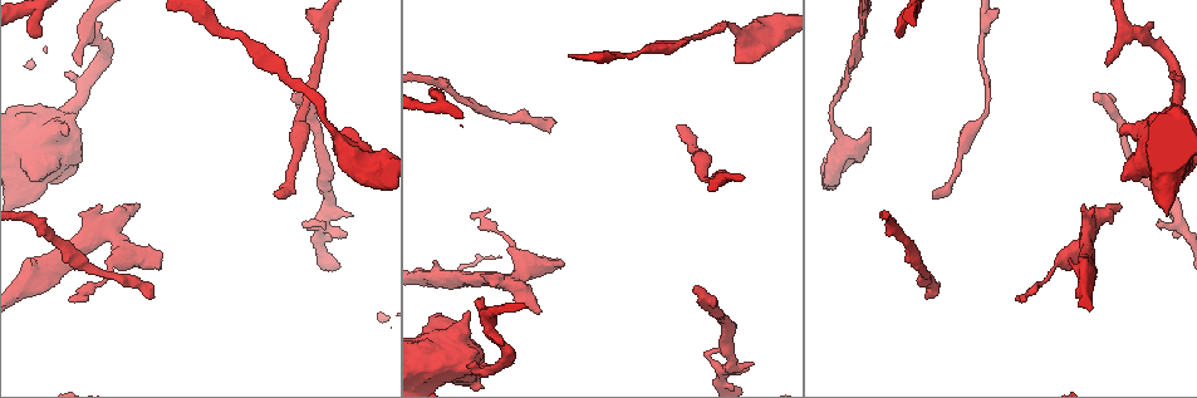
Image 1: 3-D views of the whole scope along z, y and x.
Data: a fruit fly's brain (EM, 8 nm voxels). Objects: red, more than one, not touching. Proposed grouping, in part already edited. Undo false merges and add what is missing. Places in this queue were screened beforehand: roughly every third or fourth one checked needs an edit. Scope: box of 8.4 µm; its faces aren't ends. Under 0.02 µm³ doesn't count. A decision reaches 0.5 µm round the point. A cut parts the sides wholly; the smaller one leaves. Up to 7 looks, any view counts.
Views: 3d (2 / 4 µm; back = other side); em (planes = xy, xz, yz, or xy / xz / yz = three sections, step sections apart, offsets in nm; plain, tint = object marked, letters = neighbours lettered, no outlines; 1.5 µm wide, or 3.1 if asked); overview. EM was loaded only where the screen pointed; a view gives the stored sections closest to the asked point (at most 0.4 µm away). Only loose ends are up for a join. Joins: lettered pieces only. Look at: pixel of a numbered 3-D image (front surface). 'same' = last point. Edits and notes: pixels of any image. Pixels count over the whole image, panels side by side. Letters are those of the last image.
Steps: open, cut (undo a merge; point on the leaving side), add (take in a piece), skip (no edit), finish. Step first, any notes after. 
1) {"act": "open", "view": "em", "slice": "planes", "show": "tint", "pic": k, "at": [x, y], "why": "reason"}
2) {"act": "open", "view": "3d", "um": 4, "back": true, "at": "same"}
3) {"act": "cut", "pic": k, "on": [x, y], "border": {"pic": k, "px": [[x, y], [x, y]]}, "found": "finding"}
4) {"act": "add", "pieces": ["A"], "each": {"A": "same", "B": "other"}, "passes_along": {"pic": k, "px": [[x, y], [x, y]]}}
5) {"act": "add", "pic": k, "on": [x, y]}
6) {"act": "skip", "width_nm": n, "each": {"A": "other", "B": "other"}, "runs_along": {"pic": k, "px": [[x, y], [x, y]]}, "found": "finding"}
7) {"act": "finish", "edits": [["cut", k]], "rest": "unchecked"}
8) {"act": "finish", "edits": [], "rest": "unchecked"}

{"act": "open", "view": "3d", "um": 4, "pic": 1, "at": [871, 128], "why": "branch stops here"}

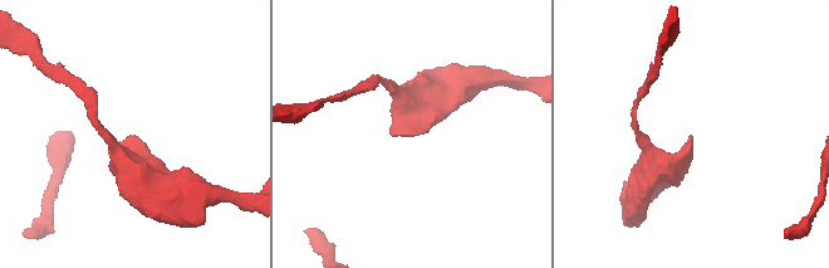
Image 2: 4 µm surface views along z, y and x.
{"act": "open", "view": "em", "slice": "planes", "show": "letters", "pic": 2, "at": [690, 136]}

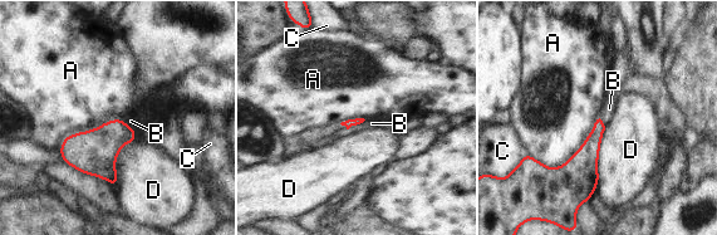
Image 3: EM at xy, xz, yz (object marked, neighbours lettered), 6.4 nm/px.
{"act": "skip", "longest_contact_nm": ["A", 550], "each": {"A": "other", "B": "other", "C": "other", "D": "other"}, "border": {"pic": 3, "px": [[599, 117], [559, 166], [524, 153]]}, "found": "none of them fits"}

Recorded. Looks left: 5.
{"act": "open", "view": "3d", "um": 2, "pic": 1, "at": [1096, 93], "why": "free end"}

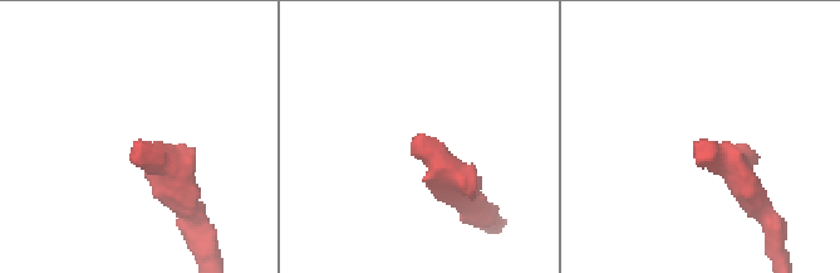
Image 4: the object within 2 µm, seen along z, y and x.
{"act": "open", "view": "em", "slice": "xz", "step": 8, "show": "letters", "pic": 4, "at": [695, 141], "why": "need the tissue"}

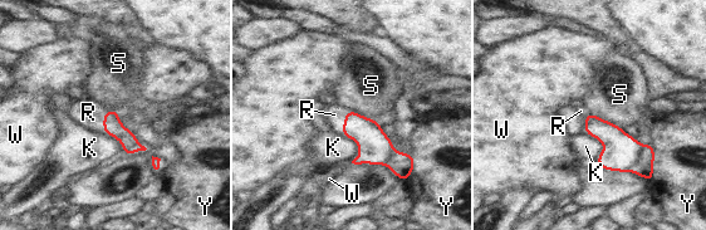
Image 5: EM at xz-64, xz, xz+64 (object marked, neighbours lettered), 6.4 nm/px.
{"act": "open", "view": "em", "slice": "planes", "show": "letters", "at": "same"}

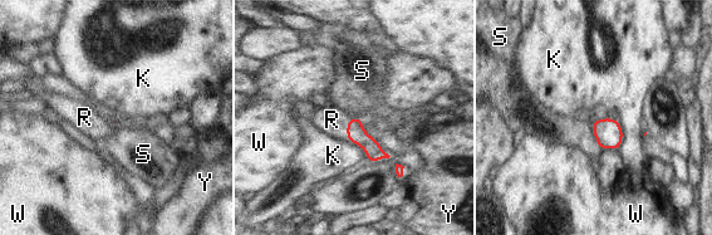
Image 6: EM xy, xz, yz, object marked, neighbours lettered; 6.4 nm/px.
{"act": "add", "pieces": ["R"], "each": {"K": "other", "R": "same", "S": "other", "W": "other", "Y": "other"}, "passes_along": {"pic": 6, "px": [[356, 133], [347, 127], [332, 120]]}, "found": "the neuron continues"}

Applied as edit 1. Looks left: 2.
{"act": "open", "view": "em", "slice": "planes", "show": "letters", "pic": 1, "at": [558, 265], "why": "branch stops here"}

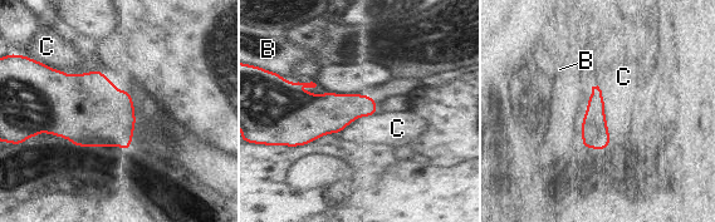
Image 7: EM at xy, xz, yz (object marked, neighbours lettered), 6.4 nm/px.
{"act": "skip", "width_nm": 170, "each": {"B": "other", "C": "other"}, "border": {"pic": 7, "px": [[45, 64], [70, 74], [96, 68]]}, "found": "no lettered piece goes on from it"}

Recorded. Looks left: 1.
{"act": "finish", "edits": [["add", 6]], "rest": "unchecked"}

